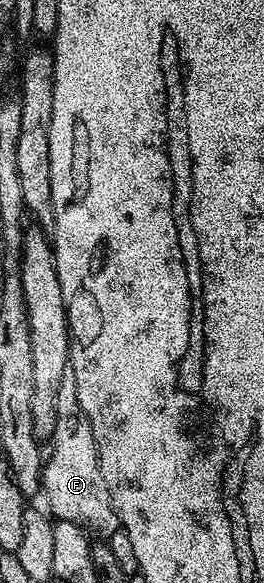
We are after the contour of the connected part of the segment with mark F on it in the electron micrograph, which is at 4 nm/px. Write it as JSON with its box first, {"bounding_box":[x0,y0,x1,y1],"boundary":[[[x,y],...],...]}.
{"bounding_box":[41,369,121,536],"boundary":[[[70,369],[63,372],[63,380],[59,383],[59,397],[55,400],[55,432],[51,445],[53,455],[50,458],[48,455],[41,472],[43,498],[49,501],[48,513],[54,519],[73,522],[94,535],[97,533],[97,536],[115,533],[121,521],[113,506],[107,480],[103,480],[93,429],[83,408],[79,408],[75,376]]]}

